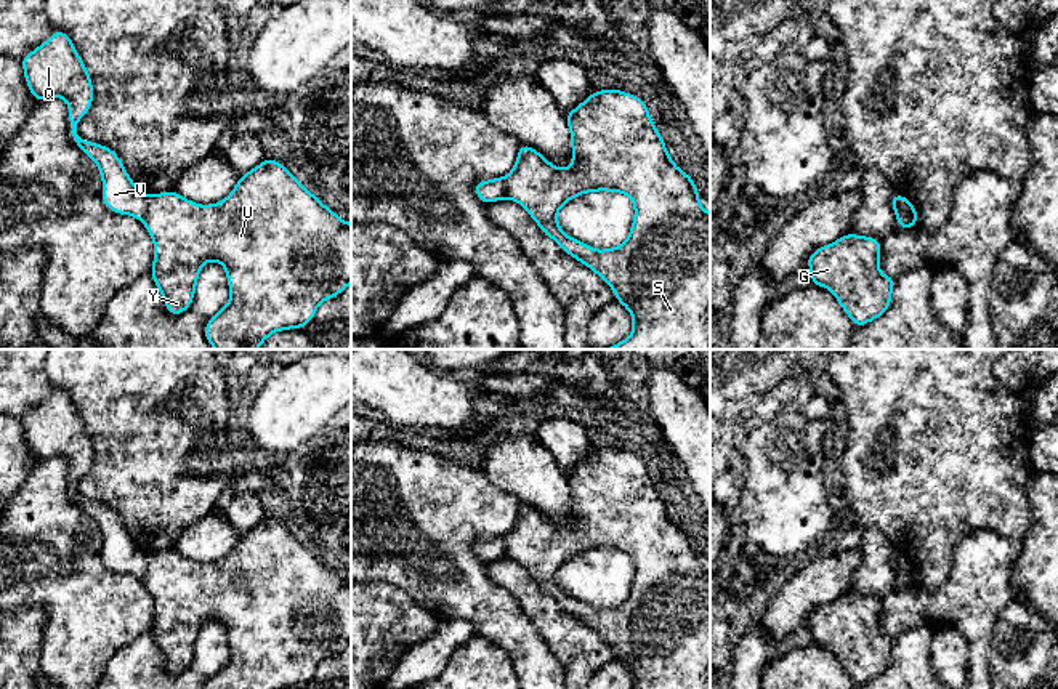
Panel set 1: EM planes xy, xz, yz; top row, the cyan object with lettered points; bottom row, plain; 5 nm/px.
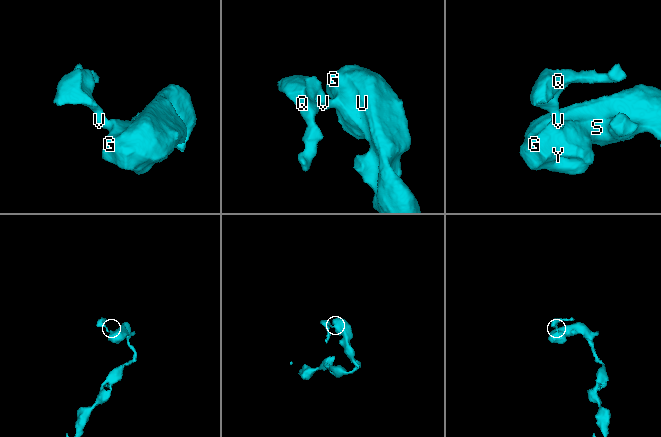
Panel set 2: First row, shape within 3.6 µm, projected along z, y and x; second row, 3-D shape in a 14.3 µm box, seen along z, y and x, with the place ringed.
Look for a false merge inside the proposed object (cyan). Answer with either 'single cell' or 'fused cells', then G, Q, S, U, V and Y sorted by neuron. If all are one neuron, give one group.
fused cells; G S U Y / Q V

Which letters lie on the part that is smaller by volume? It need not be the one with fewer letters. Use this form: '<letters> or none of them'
Q, V

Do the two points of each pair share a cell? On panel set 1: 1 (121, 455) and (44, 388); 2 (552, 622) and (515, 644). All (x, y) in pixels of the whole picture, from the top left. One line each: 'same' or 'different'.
1: different
2: different

